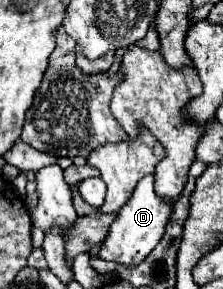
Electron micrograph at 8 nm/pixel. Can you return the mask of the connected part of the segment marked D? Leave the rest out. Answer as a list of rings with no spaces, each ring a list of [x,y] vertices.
[[[145,176],[131,200],[121,208],[121,212],[117,214],[115,222],[111,224],[111,230],[99,250],[99,258],[103,260],[111,260],[111,262],[119,262],[123,266],[137,266],[141,264],[149,252],[159,244],[163,232],[165,232],[165,224],[169,220],[169,214],[171,214],[171,204],[163,202],[157,194],[155,194],[155,188],[153,188],[153,176]]]

